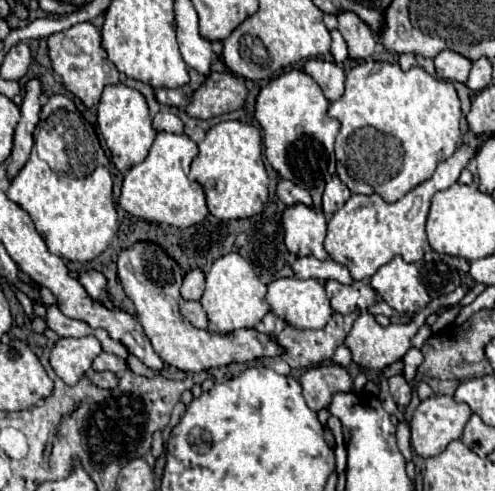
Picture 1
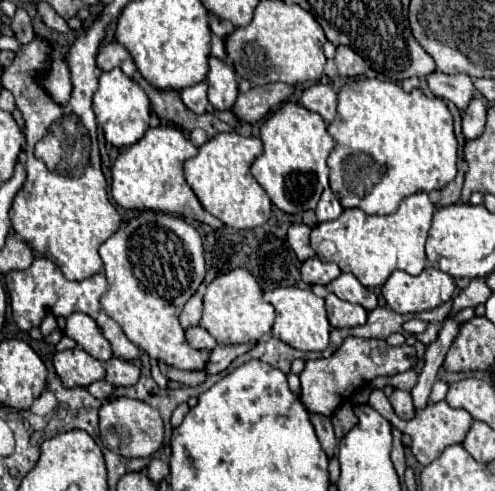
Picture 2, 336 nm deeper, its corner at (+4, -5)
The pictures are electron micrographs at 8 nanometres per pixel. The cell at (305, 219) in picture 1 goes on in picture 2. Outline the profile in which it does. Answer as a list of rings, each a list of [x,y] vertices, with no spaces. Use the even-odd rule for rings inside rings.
[[[310,257],[310,259],[302,261],[300,273],[302,273],[302,281],[308,283],[308,285],[310,283],[326,285],[332,279],[336,279],[342,271],[340,271],[340,267],[336,263],[322,263],[318,257]]]

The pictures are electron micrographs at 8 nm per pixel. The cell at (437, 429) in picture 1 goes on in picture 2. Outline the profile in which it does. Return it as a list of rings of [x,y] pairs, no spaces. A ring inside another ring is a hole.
[[[374,389],[372,395],[370,395],[370,401],[368,401],[384,419],[388,419],[392,426],[400,429],[402,433],[406,433],[410,439],[412,439],[412,455],[418,459],[418,463],[422,465],[430,465],[448,445],[456,445],[456,443],[462,443],[464,441],[464,435],[468,433],[470,425],[472,425],[472,415],[464,409],[454,409],[450,407],[446,401],[440,401],[440,403],[428,403],[424,409],[416,411],[416,417],[414,419],[403,420],[394,413],[390,401],[386,399],[386,395],[380,391],[380,389]]]

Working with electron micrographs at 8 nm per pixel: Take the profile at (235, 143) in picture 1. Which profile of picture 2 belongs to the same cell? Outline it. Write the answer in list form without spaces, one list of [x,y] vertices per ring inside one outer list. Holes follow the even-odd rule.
[[[232,131],[208,139],[198,149],[198,155],[184,163],[186,183],[192,187],[202,207],[230,229],[252,229],[266,223],[270,217],[272,201],[250,173],[250,165],[260,153],[262,141],[258,137],[244,137]]]

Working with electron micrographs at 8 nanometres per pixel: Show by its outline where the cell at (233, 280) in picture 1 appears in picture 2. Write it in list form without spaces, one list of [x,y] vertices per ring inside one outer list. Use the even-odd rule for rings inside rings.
[[[232,269],[224,275],[214,277],[206,287],[204,313],[200,325],[220,343],[256,343],[264,333],[272,329],[274,307],[262,299],[262,289],[258,281],[246,269]]]

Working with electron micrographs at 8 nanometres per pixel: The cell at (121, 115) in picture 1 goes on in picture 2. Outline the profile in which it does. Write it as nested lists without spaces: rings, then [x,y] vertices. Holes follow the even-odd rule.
[[[112,69],[100,75],[100,87],[94,93],[94,113],[96,121],[102,123],[106,141],[122,149],[138,143],[144,137],[150,123],[150,99],[138,83],[126,77],[120,69]]]

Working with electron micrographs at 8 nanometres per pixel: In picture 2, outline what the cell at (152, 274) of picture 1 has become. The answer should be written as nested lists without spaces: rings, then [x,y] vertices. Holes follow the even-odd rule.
[[[144,211],[142,215],[130,219],[124,227],[120,227],[102,247],[100,257],[104,261],[104,271],[110,289],[102,295],[100,303],[102,309],[122,327],[126,337],[142,347],[150,359],[164,361],[170,367],[182,369],[182,371],[196,371],[204,369],[210,357],[210,351],[206,349],[192,349],[184,337],[184,329],[178,321],[178,313],[184,307],[184,303],[196,293],[198,285],[204,279],[206,265],[204,265],[204,249],[202,239],[198,231],[188,225],[180,217],[170,217],[168,213],[158,211]]]

